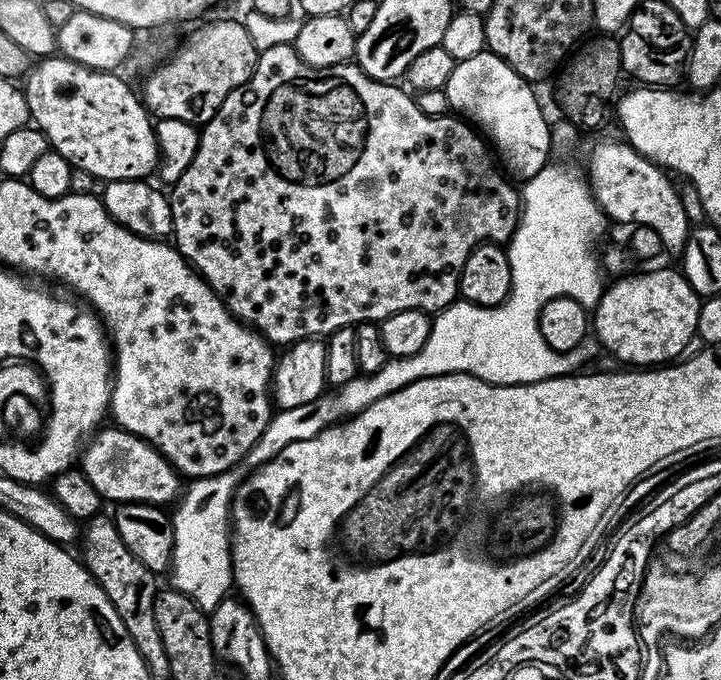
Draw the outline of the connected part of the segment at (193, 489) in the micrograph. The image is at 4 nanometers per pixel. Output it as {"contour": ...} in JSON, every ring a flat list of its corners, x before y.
{"contour":[[231,470,208,479,193,479,189,488,187,485,183,489,175,505,176,512,171,513,174,530,171,587,190,597,206,614,212,613,231,593,228,591,233,591,234,588,230,505,238,483,235,474]]}

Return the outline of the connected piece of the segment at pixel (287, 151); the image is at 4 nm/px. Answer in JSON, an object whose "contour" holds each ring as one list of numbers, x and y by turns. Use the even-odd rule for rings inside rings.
{"contour":[[288,56,288,68,280,68,280,72,272,72,272,64,256,64,248,83,234,89,226,102,222,102,218,114,199,129,197,153,181,175,184,194,190,194,192,198,188,214,190,226,194,227,189,230,181,224,172,225,173,235,178,236,181,232,176,249,204,277,233,316,255,329,268,344,291,346,298,340,328,338,342,327,379,322,402,310,418,308,421,312,435,314,457,299,461,272,470,253,480,244,507,242,516,233,513,220,480,220,480,214,490,214,480,212,480,208,492,208,488,206,488,200,480,200,480,176,492,174,498,167,484,145,485,137,480,137,480,132,466,119,452,114,431,116,423,113,415,99,411,95,408,97,400,86,396,82,370,78,355,62,312,68,303,64,299,56],[344,208,368,208,368,220,334,220,334,212,344,212],[372,212,376,212,380,220,372,220]]}

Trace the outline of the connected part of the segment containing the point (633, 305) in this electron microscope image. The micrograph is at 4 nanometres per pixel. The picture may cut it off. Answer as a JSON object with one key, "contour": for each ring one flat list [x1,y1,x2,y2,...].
{"contour":[[656,268,653,272,632,275,621,275,612,280,613,284,609,288,607,285,603,289,594,309,594,336,596,332,597,338,604,343,605,350,610,355,617,356,624,366,660,366,683,357,684,347,696,336,702,297,691,288,683,271,677,269,675,272,672,268]]}

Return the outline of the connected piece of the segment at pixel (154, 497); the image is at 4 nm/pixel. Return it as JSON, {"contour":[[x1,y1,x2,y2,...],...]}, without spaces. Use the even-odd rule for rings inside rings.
{"contour":[[114,426,101,429,87,445,80,458,84,473,105,501,166,506,180,494,179,473,159,450,140,437]]}

